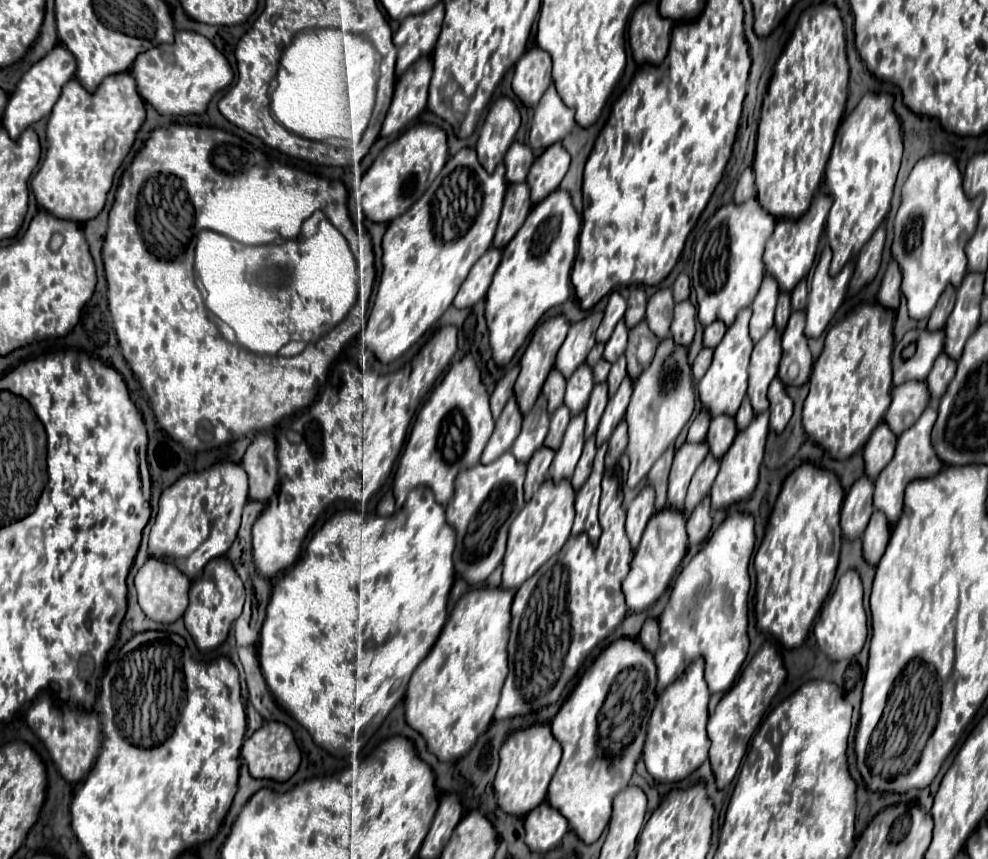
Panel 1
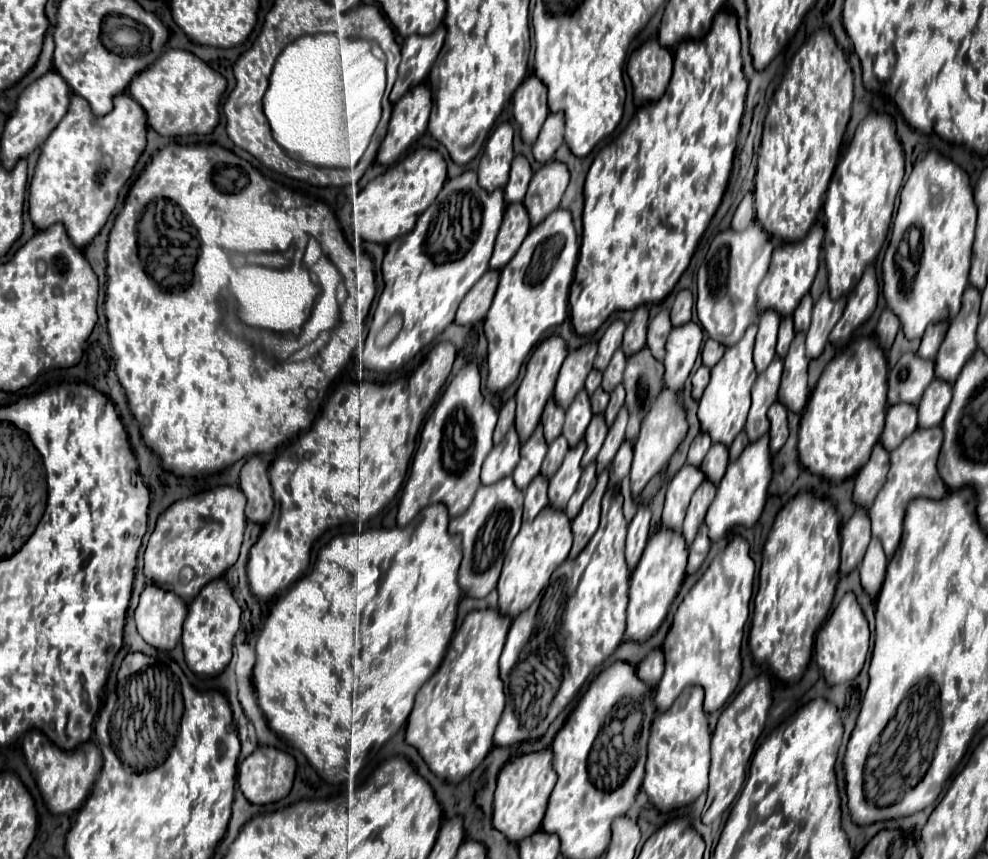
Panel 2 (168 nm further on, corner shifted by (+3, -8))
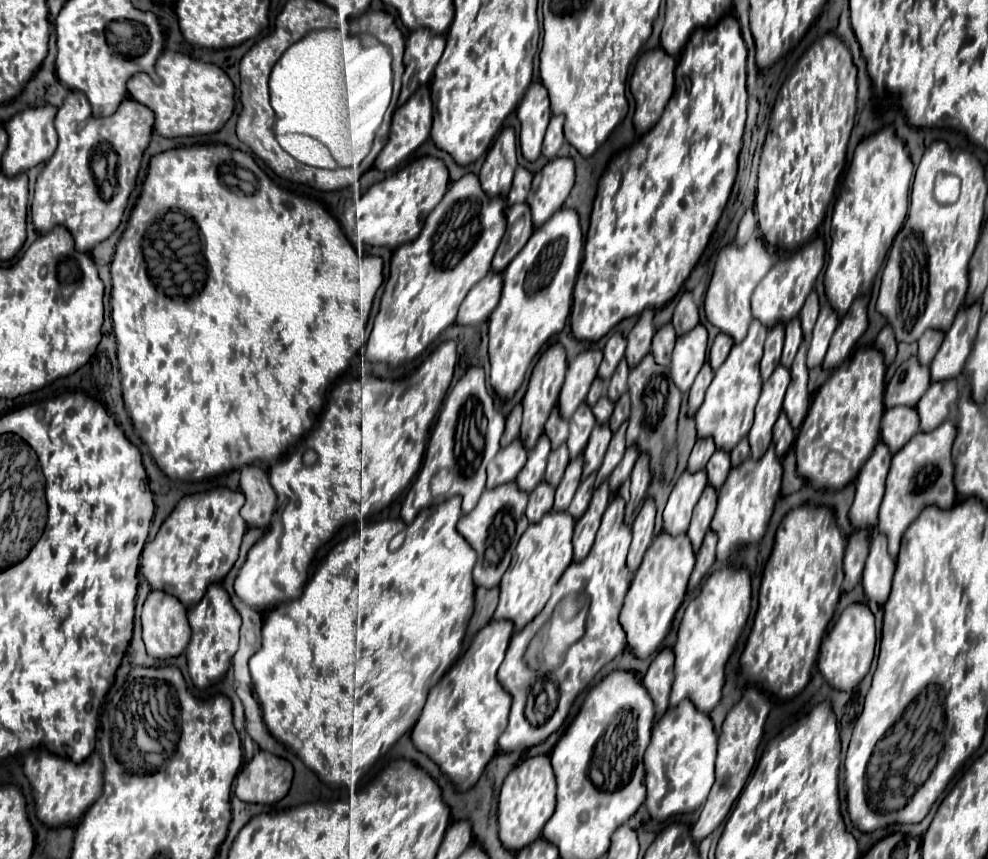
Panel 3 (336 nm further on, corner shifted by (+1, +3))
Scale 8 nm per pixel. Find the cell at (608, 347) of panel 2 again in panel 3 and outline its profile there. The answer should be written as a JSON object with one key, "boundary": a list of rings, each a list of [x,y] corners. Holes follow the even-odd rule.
{"boundary":[[[615,332],[615,334],[609,338],[609,342],[607,342],[605,350],[603,350],[603,362],[601,362],[601,366],[599,366],[599,376],[601,376],[601,380],[611,380],[617,364],[623,360],[625,346],[627,346],[627,342],[625,342],[625,338],[623,338],[619,332]]]}

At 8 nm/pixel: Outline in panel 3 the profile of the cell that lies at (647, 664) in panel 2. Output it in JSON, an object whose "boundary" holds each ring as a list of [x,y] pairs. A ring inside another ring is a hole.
{"boundary":[[[665,648],[651,662],[643,684],[655,702],[655,720],[659,720],[669,708],[669,692],[673,686],[673,650]]]}

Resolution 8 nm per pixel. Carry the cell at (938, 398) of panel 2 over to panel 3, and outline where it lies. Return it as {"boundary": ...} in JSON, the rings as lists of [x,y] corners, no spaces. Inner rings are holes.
{"boundary":[[[943,380],[929,386],[923,398],[917,404],[921,432],[931,432],[937,424],[943,424],[949,418],[949,406],[959,396],[959,380]]]}

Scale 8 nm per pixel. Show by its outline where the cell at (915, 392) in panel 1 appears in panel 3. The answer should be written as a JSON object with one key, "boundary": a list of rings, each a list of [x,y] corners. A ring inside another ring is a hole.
{"boundary":[[[897,406],[883,414],[881,440],[887,444],[891,454],[899,452],[919,432],[919,416],[915,408]]]}

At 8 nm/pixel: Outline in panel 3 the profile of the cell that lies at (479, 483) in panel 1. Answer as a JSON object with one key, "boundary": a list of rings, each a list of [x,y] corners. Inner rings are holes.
{"boundary":[[[509,482],[493,490],[485,490],[477,508],[459,520],[457,530],[477,552],[477,564],[473,570],[473,580],[477,586],[483,588],[499,586],[501,576],[509,568],[511,554],[517,546],[517,540],[529,526],[529,520],[525,516],[525,506],[527,506],[527,494],[521,492],[515,482]]]}

